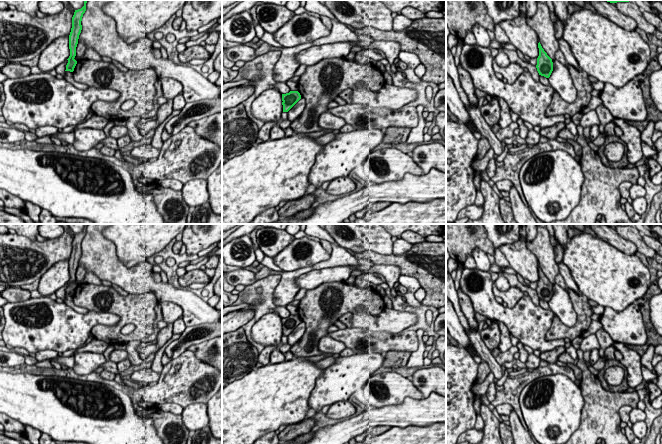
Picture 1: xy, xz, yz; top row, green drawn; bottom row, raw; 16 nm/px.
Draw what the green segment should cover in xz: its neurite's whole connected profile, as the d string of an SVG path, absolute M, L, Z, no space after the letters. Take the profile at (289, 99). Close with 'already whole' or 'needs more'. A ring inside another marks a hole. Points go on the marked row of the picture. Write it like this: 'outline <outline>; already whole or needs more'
outline M298 91L282 94L283 112L288 112L300 99L301 95Z; already whole

